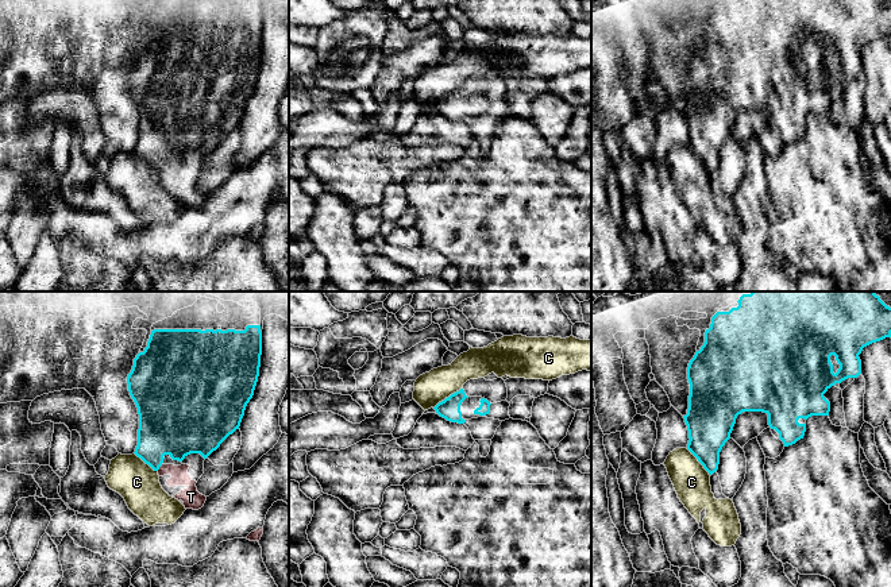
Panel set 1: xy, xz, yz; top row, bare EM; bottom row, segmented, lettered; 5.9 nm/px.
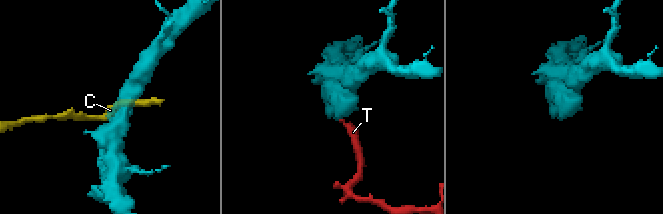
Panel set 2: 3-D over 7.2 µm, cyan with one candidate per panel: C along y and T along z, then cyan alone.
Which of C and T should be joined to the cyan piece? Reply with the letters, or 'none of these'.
T

